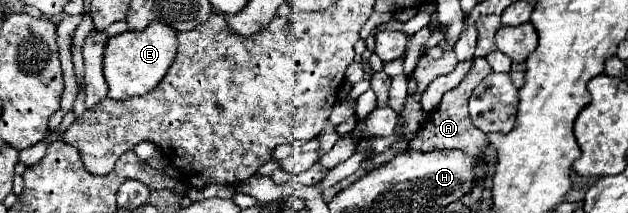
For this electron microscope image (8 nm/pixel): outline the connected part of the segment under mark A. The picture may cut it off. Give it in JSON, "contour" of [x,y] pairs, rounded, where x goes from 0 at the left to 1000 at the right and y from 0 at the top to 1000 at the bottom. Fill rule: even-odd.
{"contour":[[[756,268],[753,305],[747,324],[747,343],[740,352],[740,371],[718,427],[712,427],[699,484],[696,512],[689,512],[686,531],[680,531],[680,559],[670,577],[670,606],[664,615],[664,634],[654,653],[651,700],[654,709],[705,709],[705,700],[731,700],[750,737],[760,746],[756,775],[756,850],[772,840],[775,831],[775,746],[772,746],[772,700],[779,690],[779,653],[772,624],[766,624],[747,559],[747,521],[744,521],[744,465],[750,455],[753,418],[782,343],[779,296],[769,268]]]}

